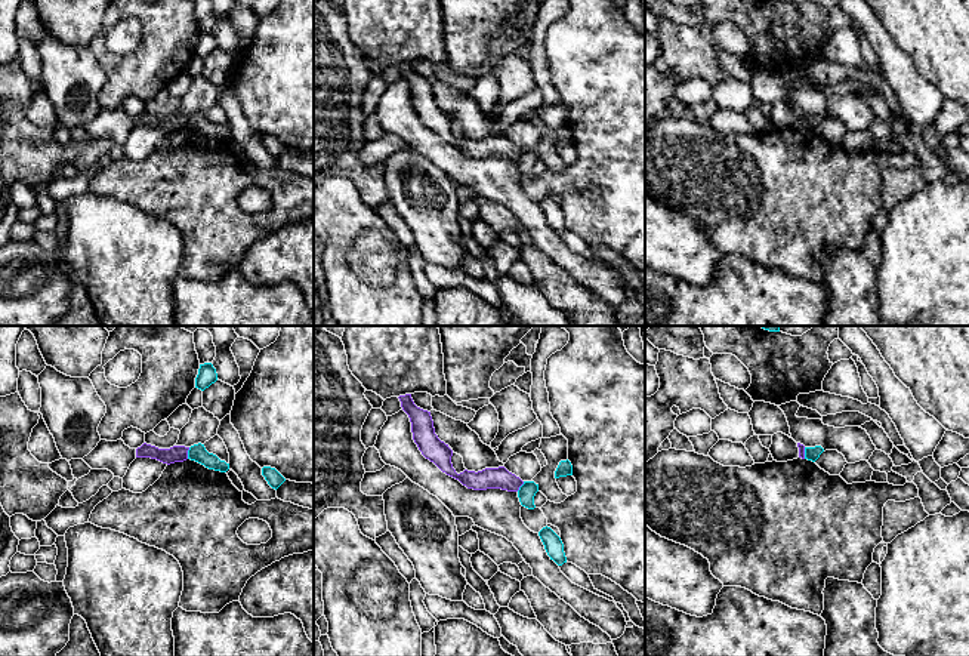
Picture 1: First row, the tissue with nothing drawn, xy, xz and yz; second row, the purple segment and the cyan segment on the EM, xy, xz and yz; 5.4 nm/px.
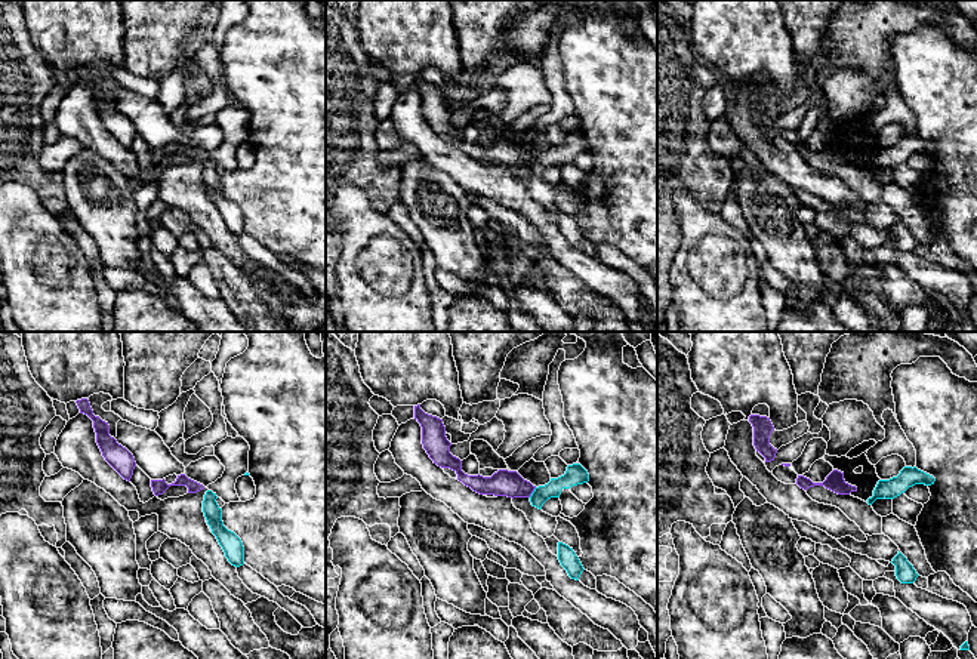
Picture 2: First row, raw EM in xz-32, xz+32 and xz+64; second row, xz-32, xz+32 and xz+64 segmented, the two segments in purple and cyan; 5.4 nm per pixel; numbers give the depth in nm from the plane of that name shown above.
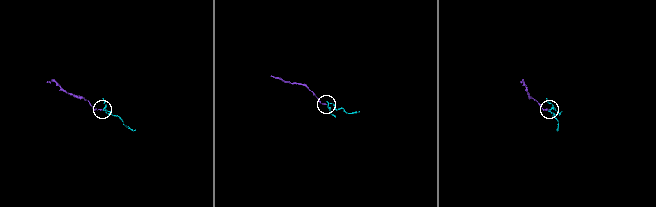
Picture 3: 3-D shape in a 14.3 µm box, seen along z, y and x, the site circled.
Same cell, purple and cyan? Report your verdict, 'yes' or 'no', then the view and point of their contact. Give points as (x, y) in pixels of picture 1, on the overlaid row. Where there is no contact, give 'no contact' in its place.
no; contact xy (187, 453)

